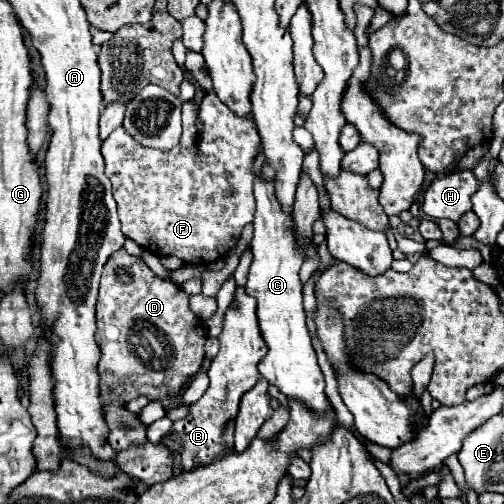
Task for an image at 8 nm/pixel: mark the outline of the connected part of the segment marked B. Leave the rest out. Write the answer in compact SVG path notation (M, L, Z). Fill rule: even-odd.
M237 288L235 292L235 306L229 306L223 322L223 332L219 336L221 350L213 358L209 368L211 384L207 392L201 396L199 402L189 406L189 416L183 420L173 422L171 430L161 438L161 442L173 452L179 454L181 470L189 472L199 466L207 466L215 460L219 460L223 454L229 452L227 442L223 440L225 422L231 422L237 416L241 396L249 392L261 378L257 364L261 358L265 358L265 340L261 338L261 330L257 326L257 314L255 314L255 300L245 294L243 288ZM175 434L177 438L171 438Z

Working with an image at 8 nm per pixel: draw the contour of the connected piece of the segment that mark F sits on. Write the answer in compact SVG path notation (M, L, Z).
M205 92L201 100L199 120L203 130L199 134L199 144L183 148L181 144L175 150L157 150L137 144L137 140L127 134L123 126L113 130L103 142L101 152L105 158L105 172L113 184L113 198L119 206L119 220L123 234L135 240L141 248L157 256L177 256L185 264L211 264L223 256L239 242L241 232L247 224L253 222L255 198L253 198L253 156L257 154L261 140L257 128L251 120L235 116L227 110L225 104L213 94Z

